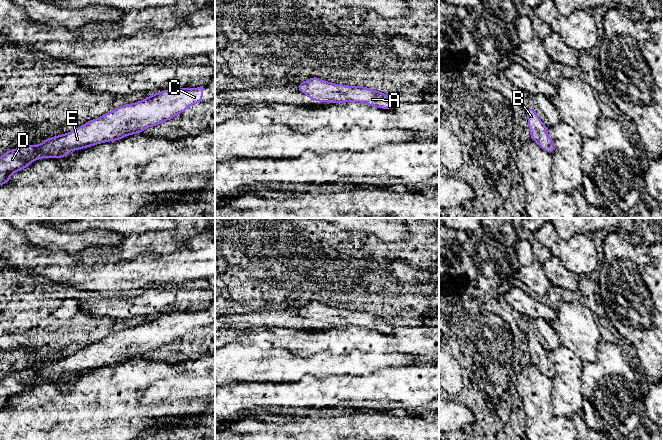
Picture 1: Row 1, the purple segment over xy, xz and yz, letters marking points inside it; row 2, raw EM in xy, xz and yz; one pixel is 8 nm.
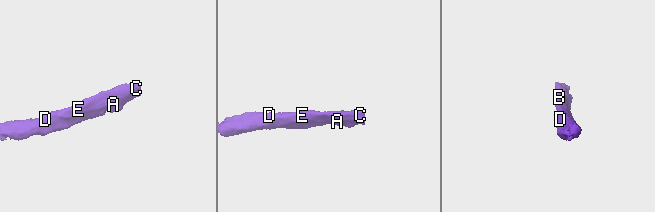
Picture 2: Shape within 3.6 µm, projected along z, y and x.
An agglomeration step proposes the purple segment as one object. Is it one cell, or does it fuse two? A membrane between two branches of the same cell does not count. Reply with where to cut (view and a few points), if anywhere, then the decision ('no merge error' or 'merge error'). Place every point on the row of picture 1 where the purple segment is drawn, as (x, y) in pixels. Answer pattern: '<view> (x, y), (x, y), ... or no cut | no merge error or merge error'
no cut | no merge error

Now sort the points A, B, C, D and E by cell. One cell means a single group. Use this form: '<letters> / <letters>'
A B C D E

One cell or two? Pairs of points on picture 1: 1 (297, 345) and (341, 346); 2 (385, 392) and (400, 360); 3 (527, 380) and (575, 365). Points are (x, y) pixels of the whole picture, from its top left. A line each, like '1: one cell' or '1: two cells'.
1: one cell
2: two cells
3: two cells

